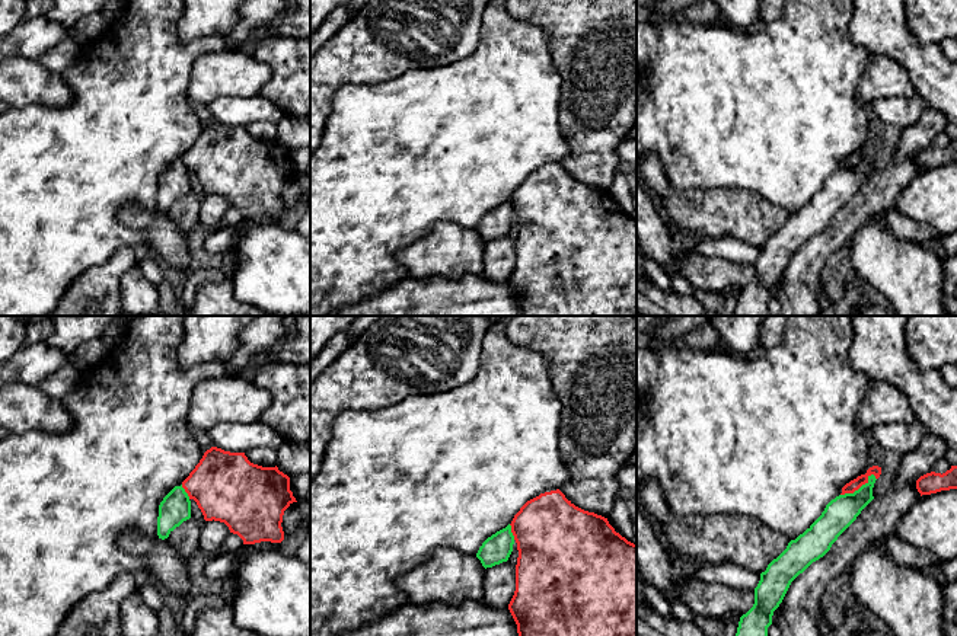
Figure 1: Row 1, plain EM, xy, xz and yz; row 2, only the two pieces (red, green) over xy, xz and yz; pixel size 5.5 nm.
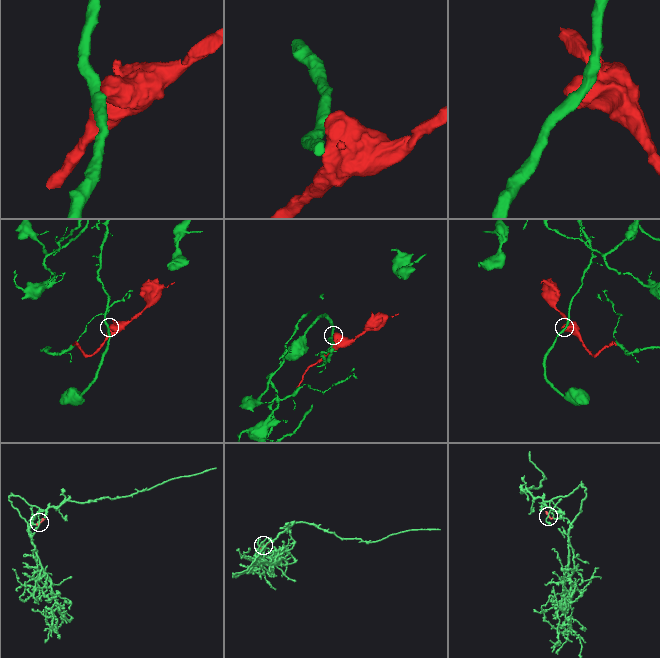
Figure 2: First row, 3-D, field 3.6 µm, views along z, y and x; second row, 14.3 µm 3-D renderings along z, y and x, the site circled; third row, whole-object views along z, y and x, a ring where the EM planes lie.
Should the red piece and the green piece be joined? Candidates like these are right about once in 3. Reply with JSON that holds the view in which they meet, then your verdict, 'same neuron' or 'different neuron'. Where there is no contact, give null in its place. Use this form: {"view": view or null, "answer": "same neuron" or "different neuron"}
{"view": "yz", "answer": "same neuron"}

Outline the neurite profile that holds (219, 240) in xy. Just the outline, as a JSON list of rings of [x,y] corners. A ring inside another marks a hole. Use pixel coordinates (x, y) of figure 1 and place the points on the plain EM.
[[[261,215],[255,218],[245,218],[239,226],[214,228],[210,231],[207,240],[204,242],[204,249],[208,253],[223,255],[229,249],[235,247],[236,240],[246,227],[267,224],[278,220],[280,217]]]

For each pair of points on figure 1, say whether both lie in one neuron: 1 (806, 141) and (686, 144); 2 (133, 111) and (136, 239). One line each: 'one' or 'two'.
1: one
2: one

